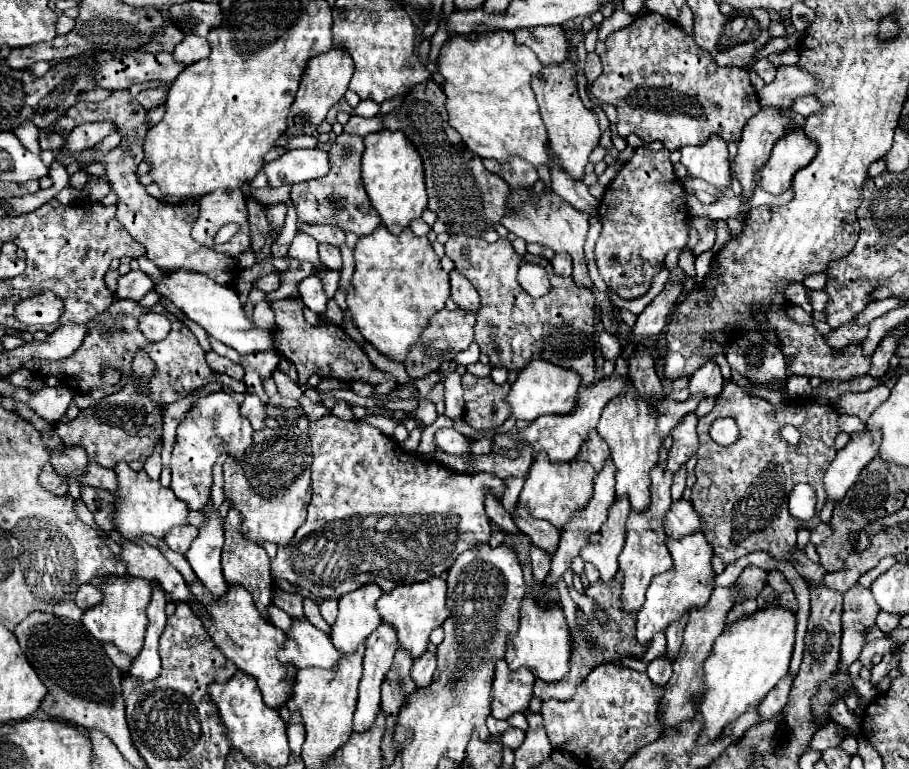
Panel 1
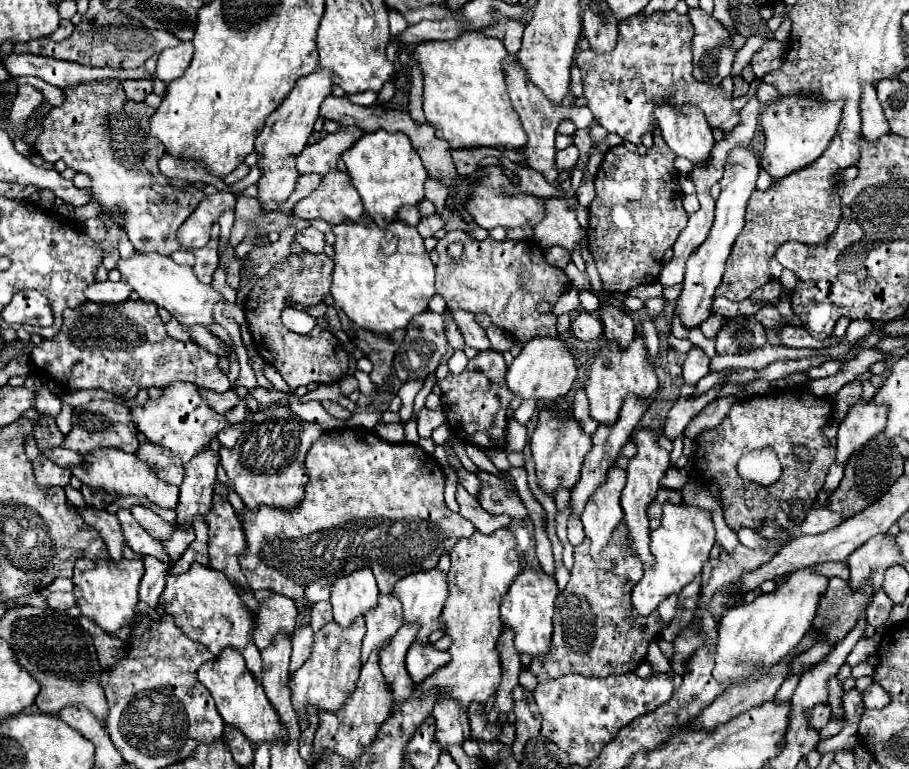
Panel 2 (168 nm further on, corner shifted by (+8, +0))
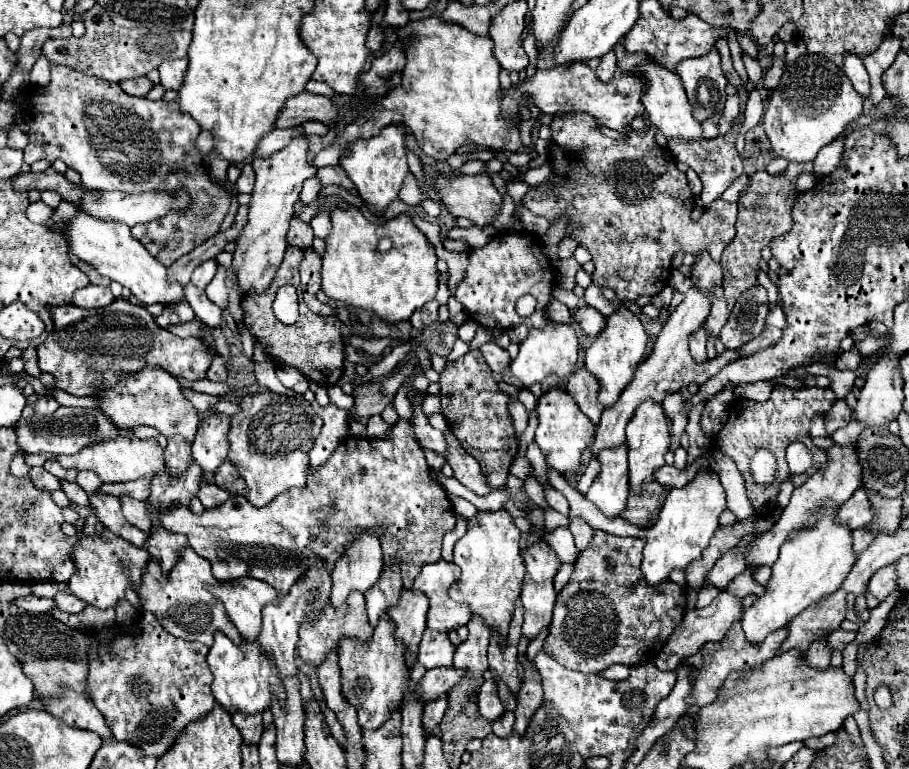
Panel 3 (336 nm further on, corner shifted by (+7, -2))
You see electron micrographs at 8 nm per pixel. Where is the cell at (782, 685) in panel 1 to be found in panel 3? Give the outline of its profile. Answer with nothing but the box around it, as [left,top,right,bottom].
[828,630,856,650]

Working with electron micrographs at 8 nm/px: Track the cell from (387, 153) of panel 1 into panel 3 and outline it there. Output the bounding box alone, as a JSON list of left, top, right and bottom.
[340,124,408,216]

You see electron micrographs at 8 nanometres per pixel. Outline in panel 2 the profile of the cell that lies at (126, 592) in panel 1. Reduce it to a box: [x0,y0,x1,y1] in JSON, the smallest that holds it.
[73,560,143,634]

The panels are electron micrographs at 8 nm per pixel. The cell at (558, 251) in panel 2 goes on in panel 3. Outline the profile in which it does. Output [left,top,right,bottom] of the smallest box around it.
[558,238,578,258]

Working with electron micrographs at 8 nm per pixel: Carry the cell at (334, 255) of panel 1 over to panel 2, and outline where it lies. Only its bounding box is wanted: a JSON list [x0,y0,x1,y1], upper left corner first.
[295,228,325,254]

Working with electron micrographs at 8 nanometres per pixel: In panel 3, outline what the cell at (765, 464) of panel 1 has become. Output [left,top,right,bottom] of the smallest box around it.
[714,386,834,514]

